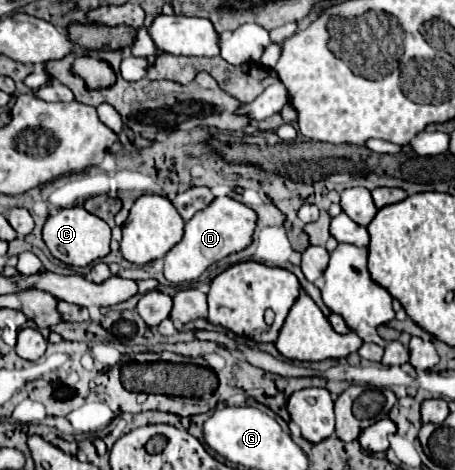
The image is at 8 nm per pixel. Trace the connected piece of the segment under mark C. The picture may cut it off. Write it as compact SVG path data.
M70 207L60 209L56 215L50 215L44 225L44 243L50 249L50 253L60 259L62 263L68 263L72 267L86 267L110 251L110 227L106 221L98 219L96 215L88 213L84 207Z

